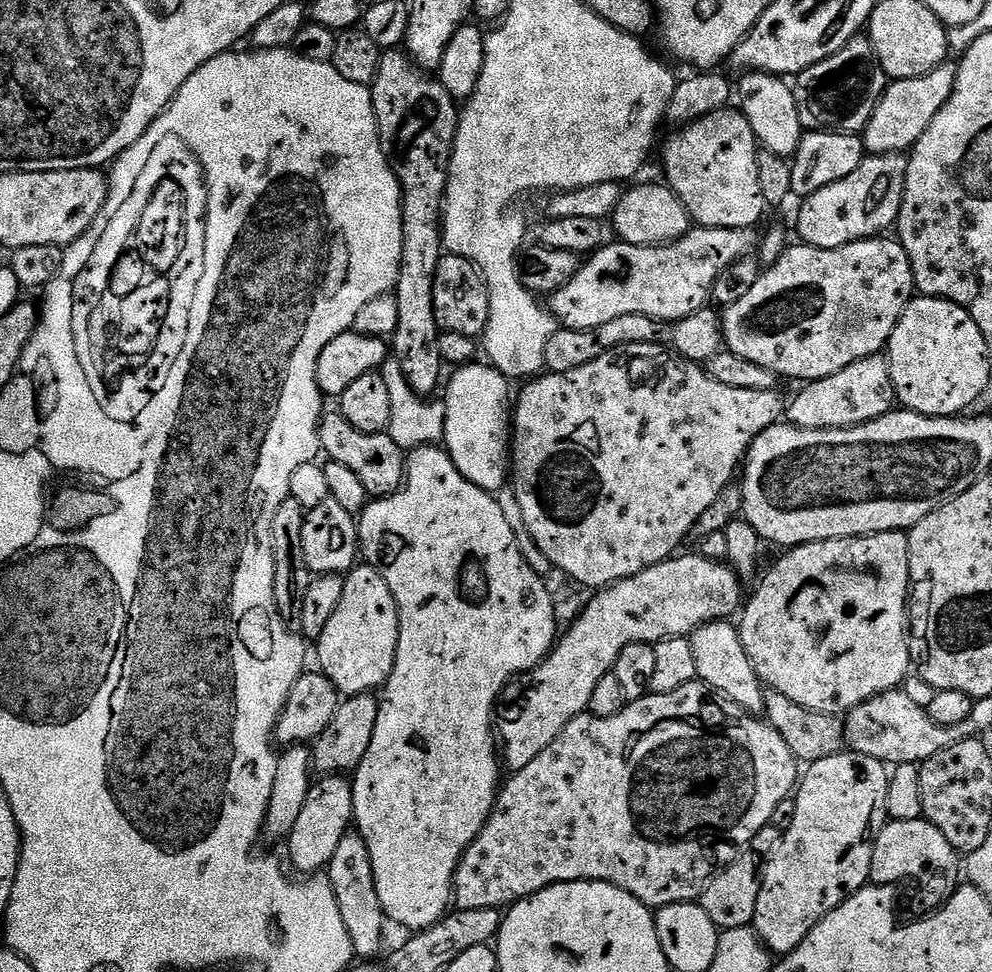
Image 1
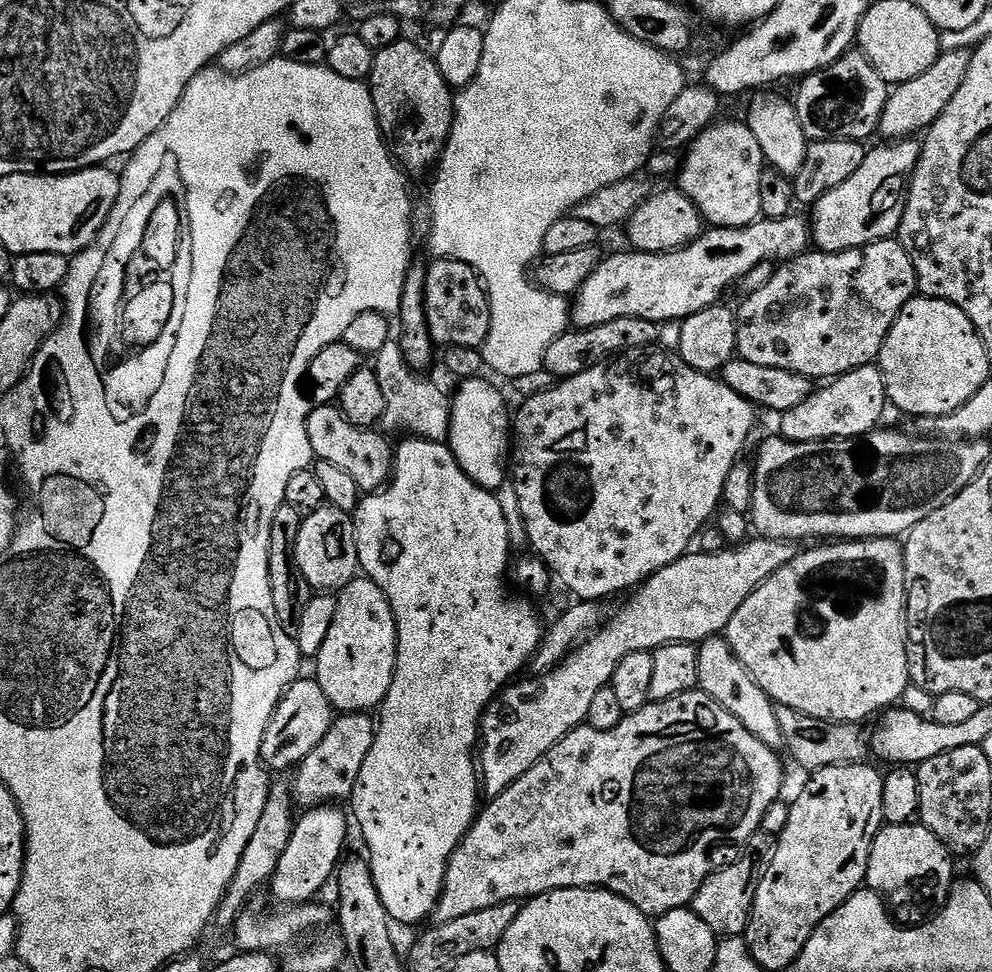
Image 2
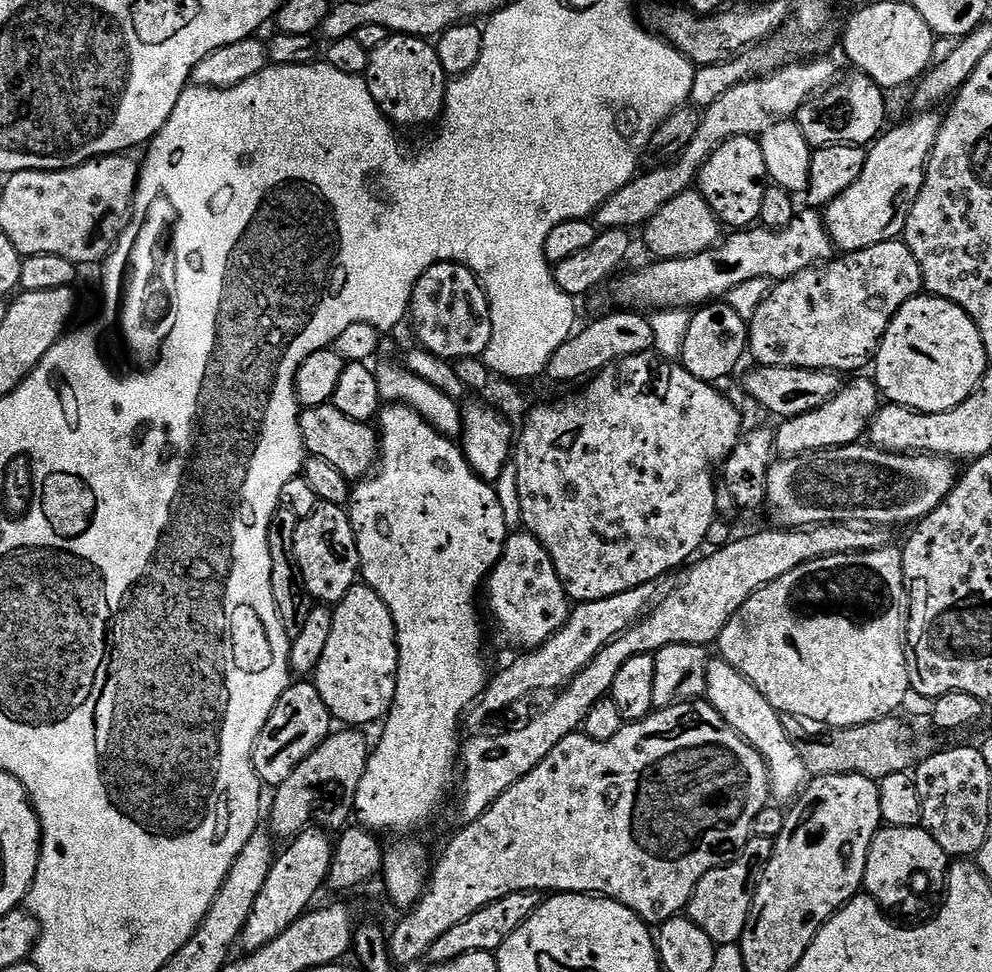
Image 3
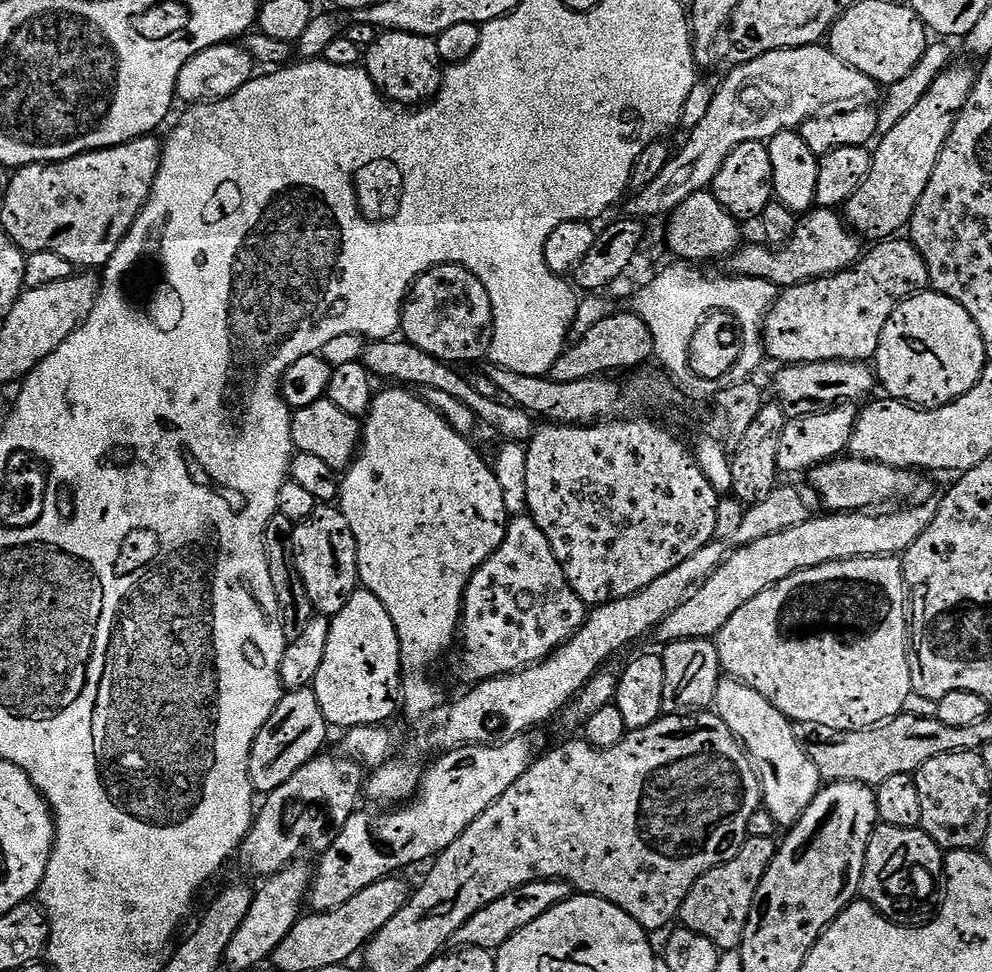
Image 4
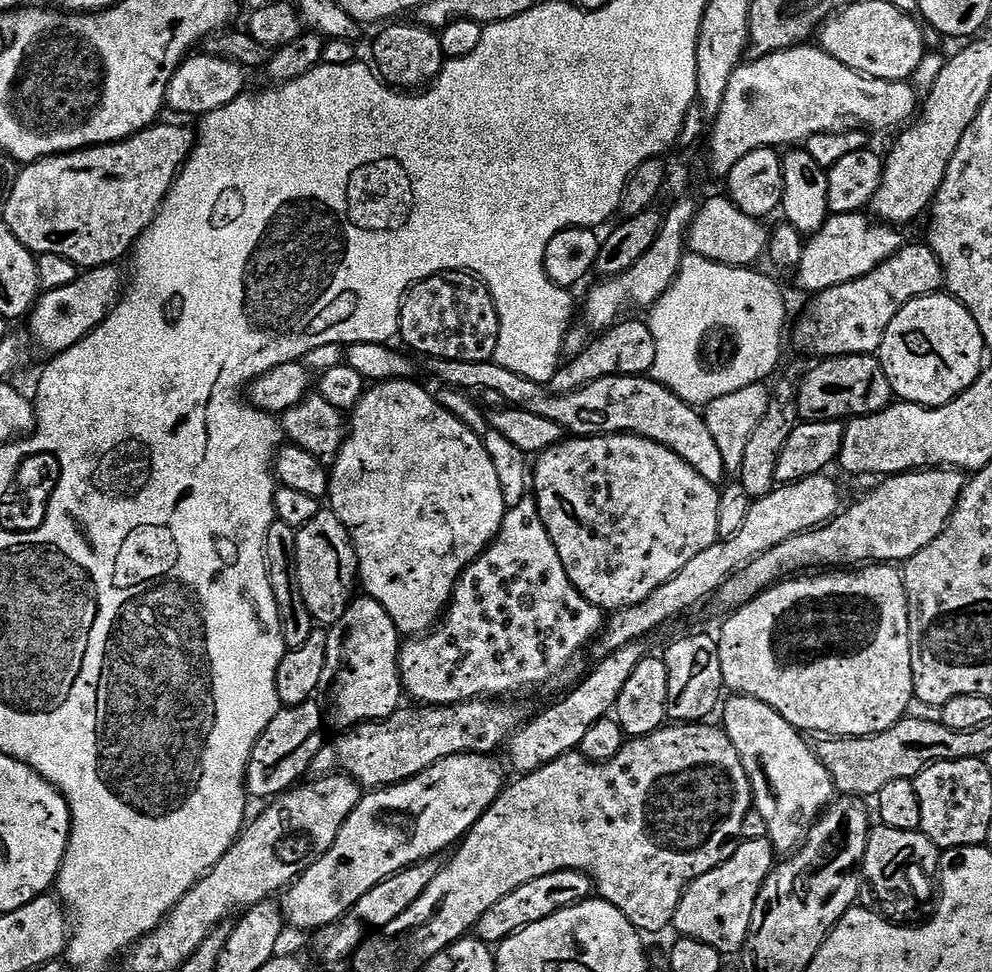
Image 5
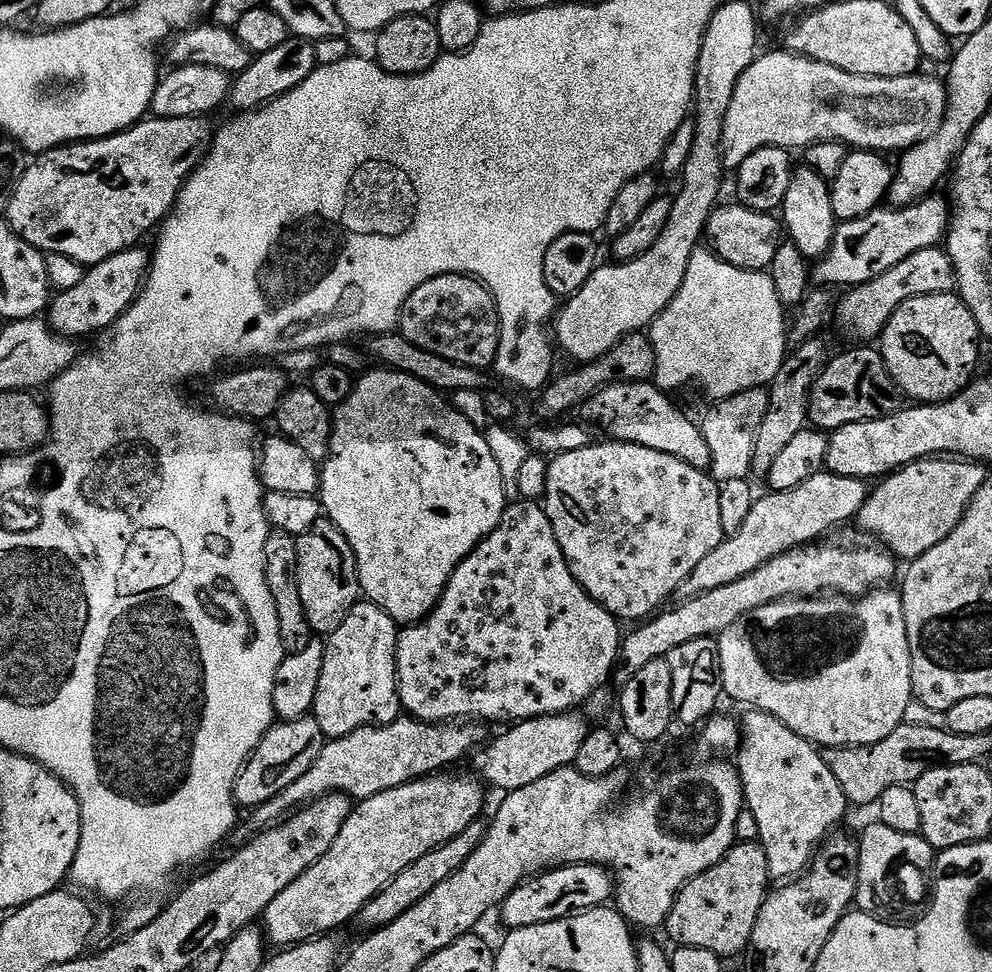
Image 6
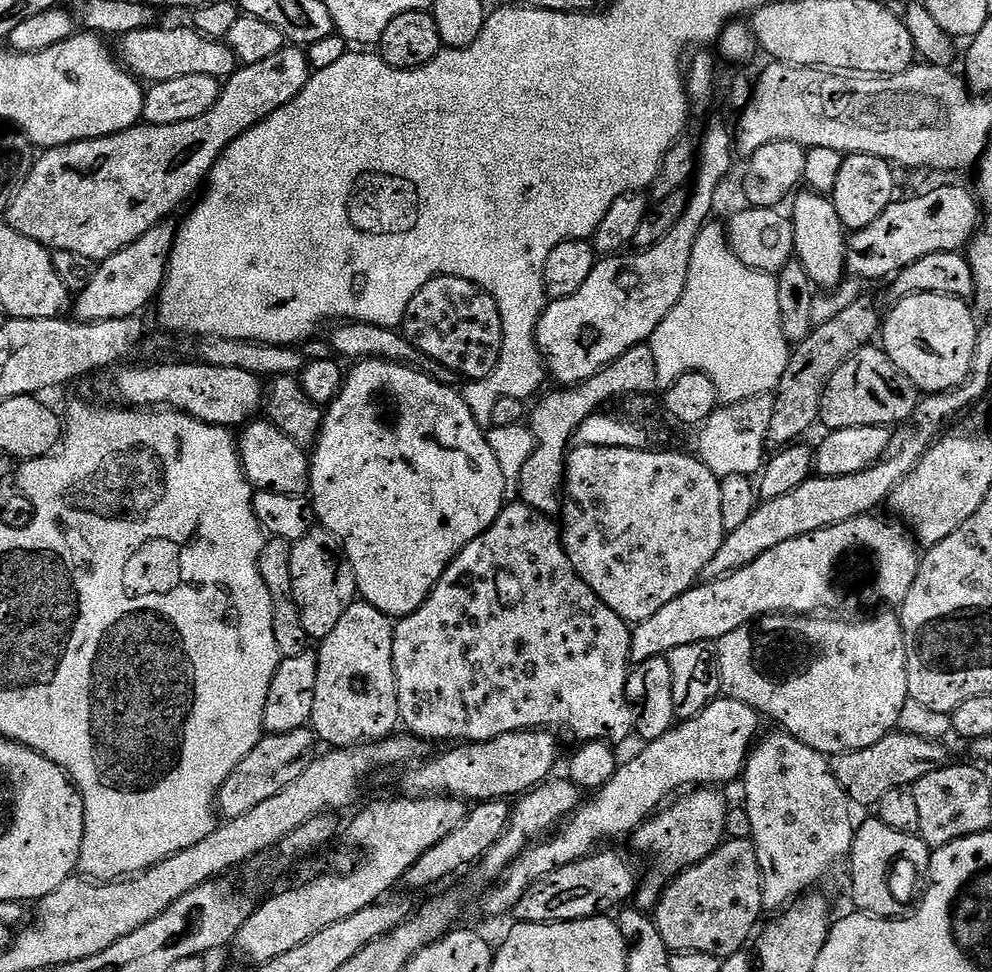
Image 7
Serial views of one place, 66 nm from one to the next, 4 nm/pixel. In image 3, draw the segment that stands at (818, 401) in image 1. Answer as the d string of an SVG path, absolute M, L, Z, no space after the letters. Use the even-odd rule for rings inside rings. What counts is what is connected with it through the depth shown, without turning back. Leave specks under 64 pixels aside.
M852 378L852 380L841 387L840 393L834 398L830 398L828 402L822 406L818 406L814 410L810 410L806 414L798 414L797 416L789 416L779 421L780 429L775 429L776 437L775 451L781 457L785 456L805 456L808 452L817 452L818 450L826 450L827 448L841 448L847 444L857 443L867 433L868 427L872 425L872 419L876 417L877 412L882 407L882 397L880 389L876 387L875 379L856 380L860 378Z

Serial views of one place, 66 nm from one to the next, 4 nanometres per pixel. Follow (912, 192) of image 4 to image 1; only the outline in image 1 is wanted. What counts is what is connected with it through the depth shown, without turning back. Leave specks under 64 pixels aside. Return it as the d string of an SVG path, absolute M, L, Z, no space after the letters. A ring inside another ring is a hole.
M865 155L863 162L850 174L850 178L842 178L842 182L834 182L830 186L822 186L814 194L803 197L800 213L796 216L796 232L799 239L815 248L841 248L859 240L870 240L879 237L887 228L891 229L900 216L900 207L904 197L904 183L908 169L908 156Z

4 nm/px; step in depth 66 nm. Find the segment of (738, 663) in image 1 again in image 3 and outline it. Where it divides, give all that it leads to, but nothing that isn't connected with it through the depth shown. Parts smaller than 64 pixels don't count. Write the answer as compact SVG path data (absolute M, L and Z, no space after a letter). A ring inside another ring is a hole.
M722 658L709 659L706 699L714 706L714 710L718 710L718 714L722 714L724 721L762 757L768 767L771 795L780 802L795 801L805 787L810 773L804 765L802 754L798 754L794 742L790 742L790 734L786 734L786 726L776 707L762 698L758 689Z

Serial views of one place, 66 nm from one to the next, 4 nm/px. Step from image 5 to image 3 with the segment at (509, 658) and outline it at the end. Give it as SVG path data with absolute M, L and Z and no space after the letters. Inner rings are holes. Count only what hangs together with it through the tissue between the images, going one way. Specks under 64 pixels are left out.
M516 530L504 543L504 553L486 581L488 612L500 627L500 636L516 650L542 646L568 620L574 607L562 578L556 573L544 544L527 530Z

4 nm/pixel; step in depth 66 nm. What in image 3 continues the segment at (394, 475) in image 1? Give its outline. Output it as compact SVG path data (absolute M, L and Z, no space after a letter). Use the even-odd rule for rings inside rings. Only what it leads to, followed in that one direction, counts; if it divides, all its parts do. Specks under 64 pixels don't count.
M331 402L322 406L303 409L300 413L300 433L304 439L304 447L308 456L317 456L323 458L325 462L330 462L334 470L341 474L350 482L359 482L369 475L375 469L380 459L380 437L377 429L371 423L363 424L354 422L354 418L346 418L342 410L338 410Z

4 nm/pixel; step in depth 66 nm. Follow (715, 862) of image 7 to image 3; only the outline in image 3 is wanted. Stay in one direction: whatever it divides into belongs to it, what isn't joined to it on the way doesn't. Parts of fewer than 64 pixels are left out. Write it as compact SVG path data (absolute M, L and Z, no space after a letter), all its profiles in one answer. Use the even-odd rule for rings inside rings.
M744 856L741 860L732 860L729 864L721 863L711 868L702 879L696 883L694 894L690 898L686 915L693 920L717 945L739 944L746 930L746 922L750 918L752 899L756 888L760 885L761 861L751 860Z

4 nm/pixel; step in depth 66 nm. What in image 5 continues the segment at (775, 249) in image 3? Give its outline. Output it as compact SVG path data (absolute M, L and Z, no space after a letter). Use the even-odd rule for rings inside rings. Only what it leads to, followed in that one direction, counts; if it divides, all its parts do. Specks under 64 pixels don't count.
M863 211L831 213L819 231L804 241L802 260L794 276L797 286L807 294L815 294L862 278L904 247L906 237L900 232L903 231L899 227L883 223Z

